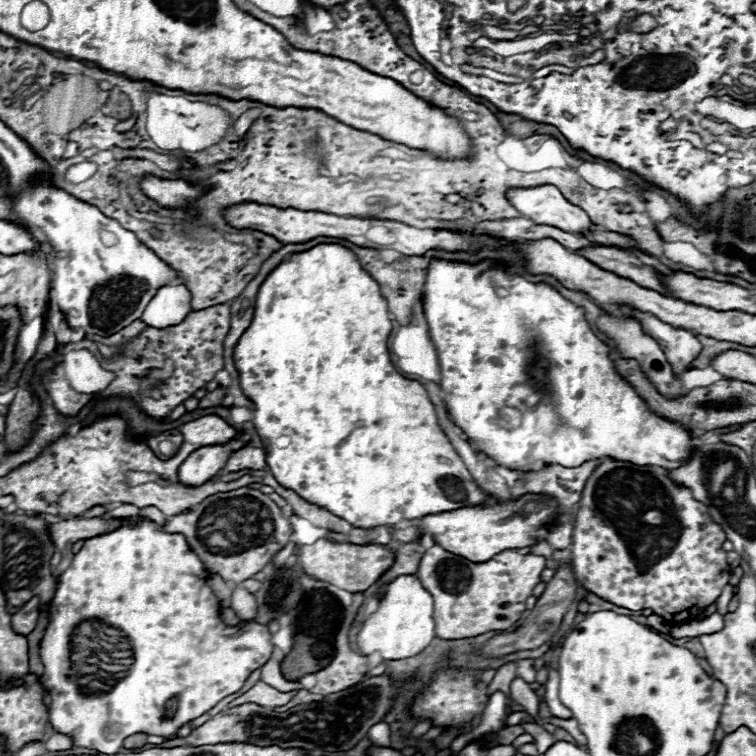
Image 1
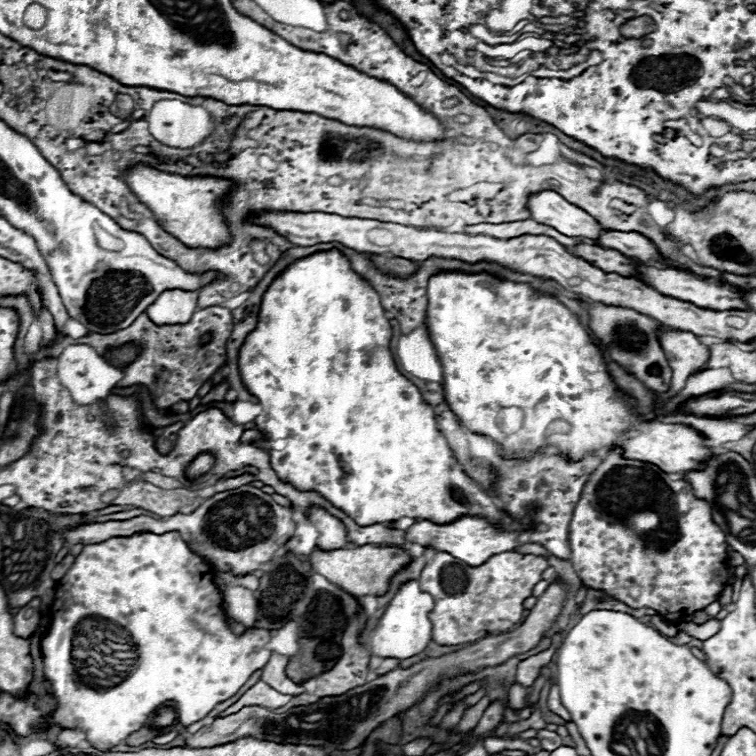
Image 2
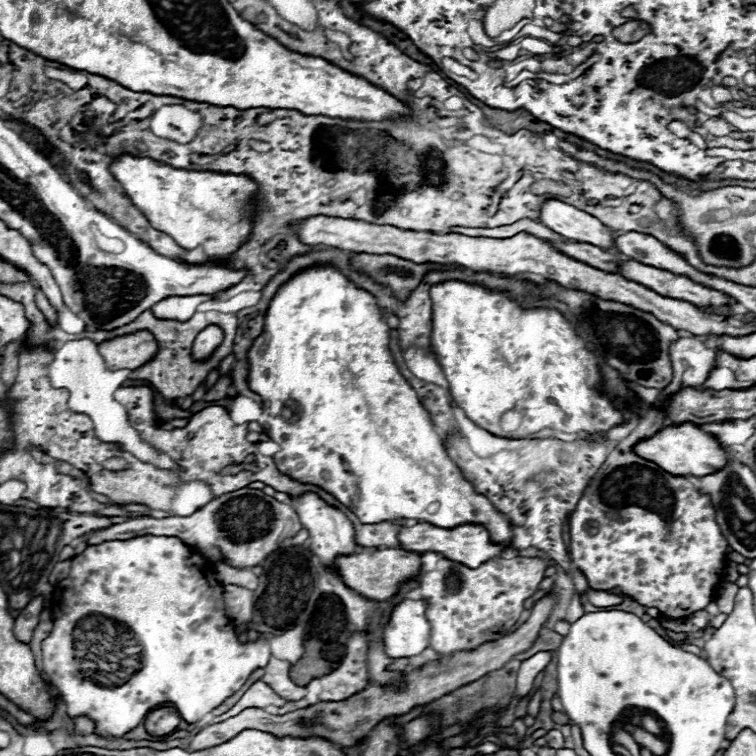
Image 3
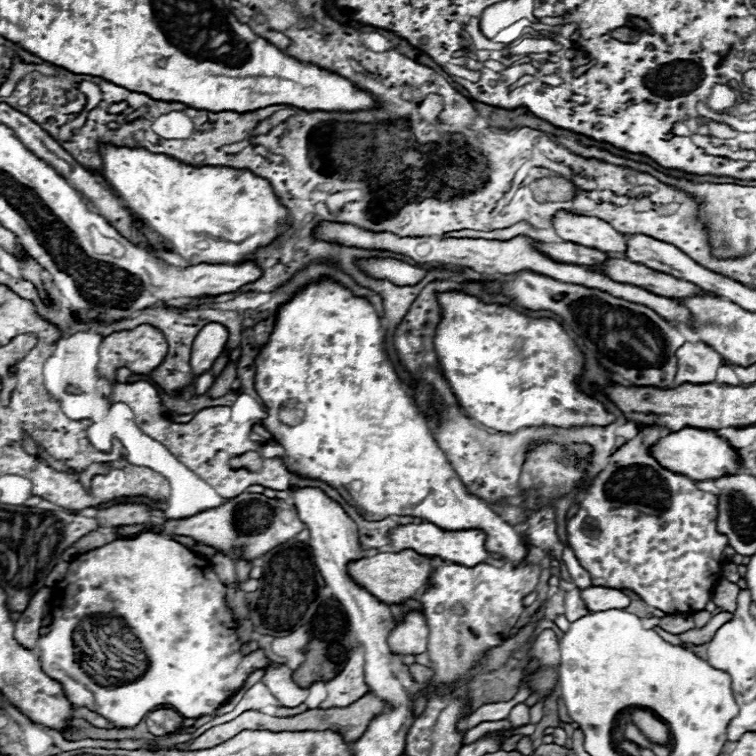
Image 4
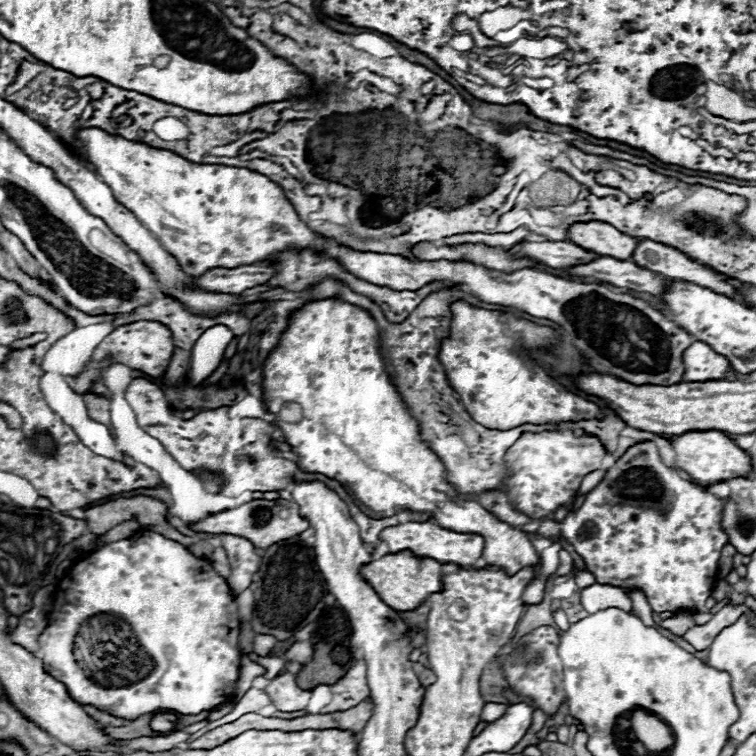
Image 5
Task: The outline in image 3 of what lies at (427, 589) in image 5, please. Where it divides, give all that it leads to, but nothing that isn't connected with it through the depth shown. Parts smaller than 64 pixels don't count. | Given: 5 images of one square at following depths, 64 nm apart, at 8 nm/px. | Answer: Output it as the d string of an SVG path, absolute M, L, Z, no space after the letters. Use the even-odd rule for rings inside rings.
M384 548L384 550L374 550L374 554L370 552L360 552L354 556L340 556L336 560L338 572L342 576L342 580L346 582L348 588L352 588L354 592L372 598L372 600L388 600L394 598L400 590L400 586L410 580L416 578L422 570L422 558L416 552L410 550L400 550L400 548Z

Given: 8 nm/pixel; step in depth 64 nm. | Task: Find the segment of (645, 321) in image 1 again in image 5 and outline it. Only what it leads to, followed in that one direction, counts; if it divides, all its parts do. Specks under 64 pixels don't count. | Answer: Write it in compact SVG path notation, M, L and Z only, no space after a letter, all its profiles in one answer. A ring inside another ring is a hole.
M694 342L684 352L684 382L706 382L706 380L722 380L724 374L732 368L728 358L716 354L708 344Z

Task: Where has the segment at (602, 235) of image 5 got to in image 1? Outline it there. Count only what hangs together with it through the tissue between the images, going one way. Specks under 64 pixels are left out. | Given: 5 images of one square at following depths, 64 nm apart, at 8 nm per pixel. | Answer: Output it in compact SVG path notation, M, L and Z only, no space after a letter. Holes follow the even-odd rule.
M556 186L518 188L508 192L510 202L520 214L534 220L536 224L556 226L570 234L586 234L592 228L588 214L570 204Z

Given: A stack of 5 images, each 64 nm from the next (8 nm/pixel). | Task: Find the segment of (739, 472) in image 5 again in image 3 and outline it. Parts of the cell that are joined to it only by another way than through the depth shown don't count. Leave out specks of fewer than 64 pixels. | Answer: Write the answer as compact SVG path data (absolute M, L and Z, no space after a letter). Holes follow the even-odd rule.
M680 424L680 426L666 426L662 432L658 432L654 438L648 438L634 446L634 452L646 460L656 462L662 470L674 474L674 476L708 476L710 472L716 472L718 468L724 468L728 464L726 450L720 446L720 442L708 434L696 428L694 424Z

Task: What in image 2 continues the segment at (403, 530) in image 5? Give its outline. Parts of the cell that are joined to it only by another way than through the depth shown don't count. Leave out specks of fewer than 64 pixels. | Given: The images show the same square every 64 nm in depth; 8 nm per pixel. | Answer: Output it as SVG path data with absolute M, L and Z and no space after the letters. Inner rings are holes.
M462 516L450 524L434 524L430 520L420 520L414 526L406 530L406 542L410 544L420 544L420 546L432 546L434 550L442 550L452 554L454 558L470 564L470 566L480 566L484 564L490 556L508 552L516 546L516 538L522 530L496 530L490 522L484 518L472 518L472 516Z

